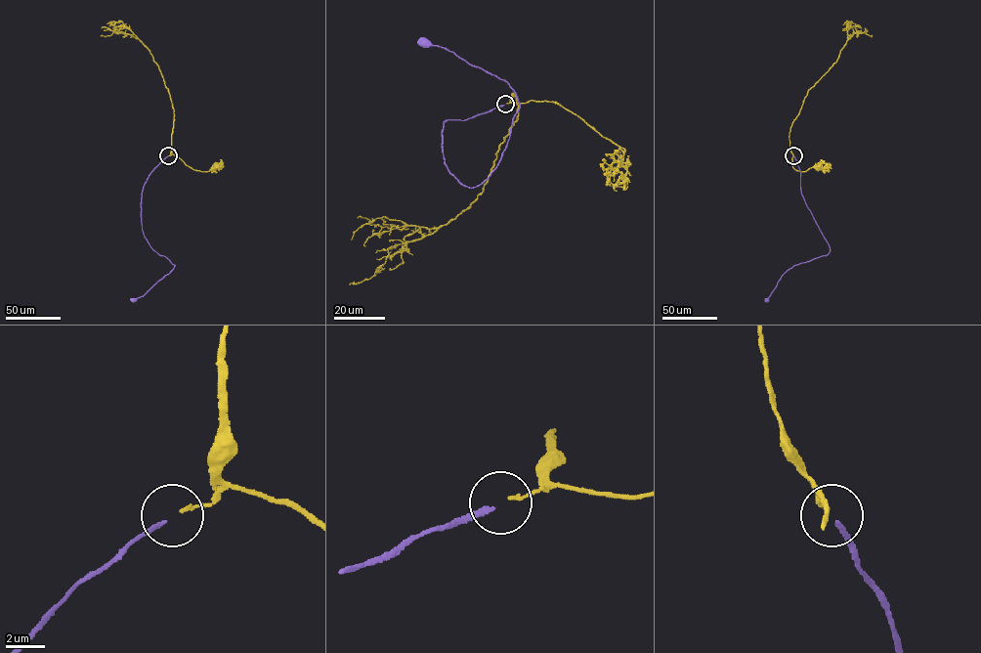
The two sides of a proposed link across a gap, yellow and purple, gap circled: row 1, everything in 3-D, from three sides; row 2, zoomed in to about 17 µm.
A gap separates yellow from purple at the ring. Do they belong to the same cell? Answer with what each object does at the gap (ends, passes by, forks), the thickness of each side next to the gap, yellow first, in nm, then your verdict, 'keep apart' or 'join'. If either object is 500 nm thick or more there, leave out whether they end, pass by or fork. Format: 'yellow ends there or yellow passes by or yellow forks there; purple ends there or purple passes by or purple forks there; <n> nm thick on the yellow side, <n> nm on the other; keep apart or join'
yellow ends there; purple ends there; 150 nm thick on the yellow side, 220 nm on the other; join

